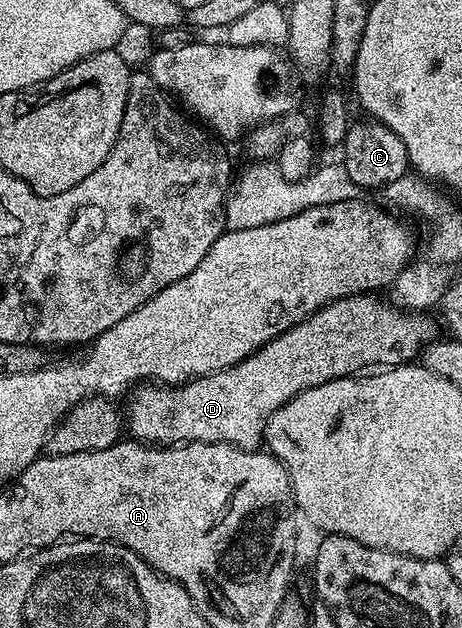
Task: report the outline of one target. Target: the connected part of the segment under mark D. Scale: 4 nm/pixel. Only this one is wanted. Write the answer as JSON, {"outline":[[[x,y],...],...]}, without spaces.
{"outline":[[[373,293],[352,294],[348,298],[337,298],[335,302],[330,302],[326,306],[320,307],[312,316],[308,316],[300,324],[288,328],[282,334],[276,336],[268,344],[260,347],[252,356],[240,360],[240,364],[231,366],[229,370],[220,370],[215,374],[209,374],[203,378],[191,378],[189,382],[184,382],[180,386],[169,387],[165,384],[142,384],[129,395],[126,410],[124,406],[124,426],[131,439],[143,444],[153,444],[156,446],[177,446],[183,442],[227,442],[229,446],[239,446],[241,450],[258,450],[263,445],[266,437],[266,425],[273,414],[277,412],[288,400],[295,398],[300,392],[308,388],[316,388],[325,382],[331,382],[337,378],[348,378],[361,375],[371,368],[393,368],[413,363],[421,355],[424,347],[435,337],[434,322],[430,318],[425,318],[422,312],[407,312],[389,301],[383,300]]]}

